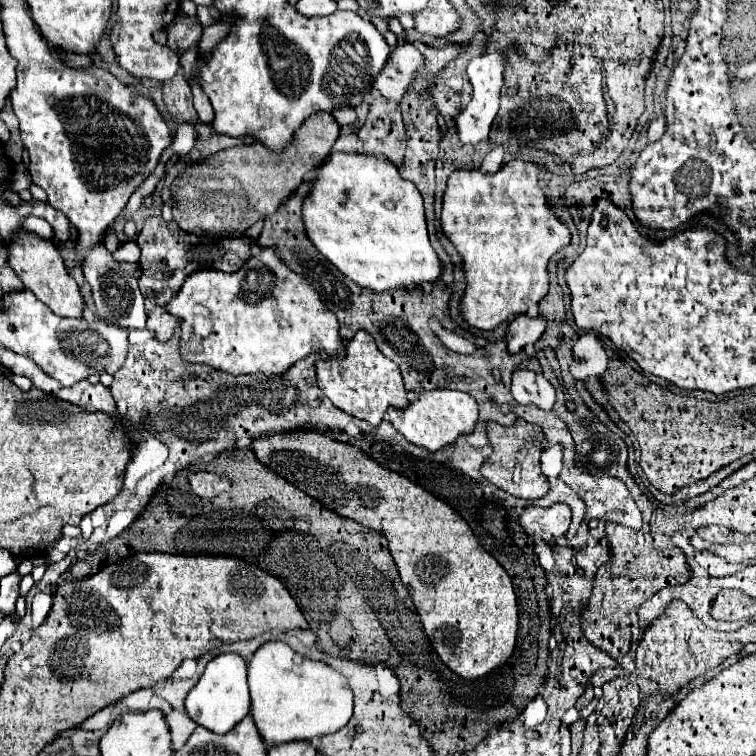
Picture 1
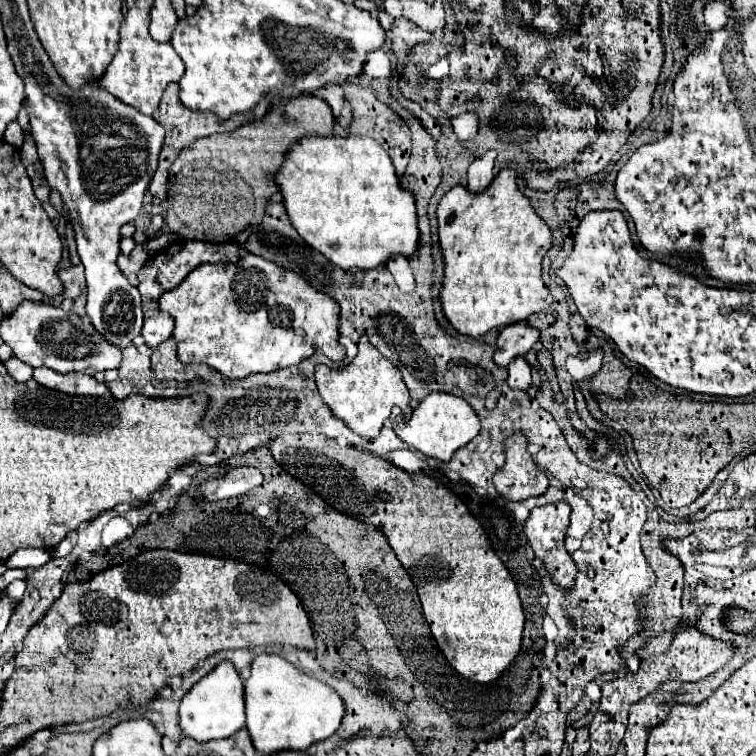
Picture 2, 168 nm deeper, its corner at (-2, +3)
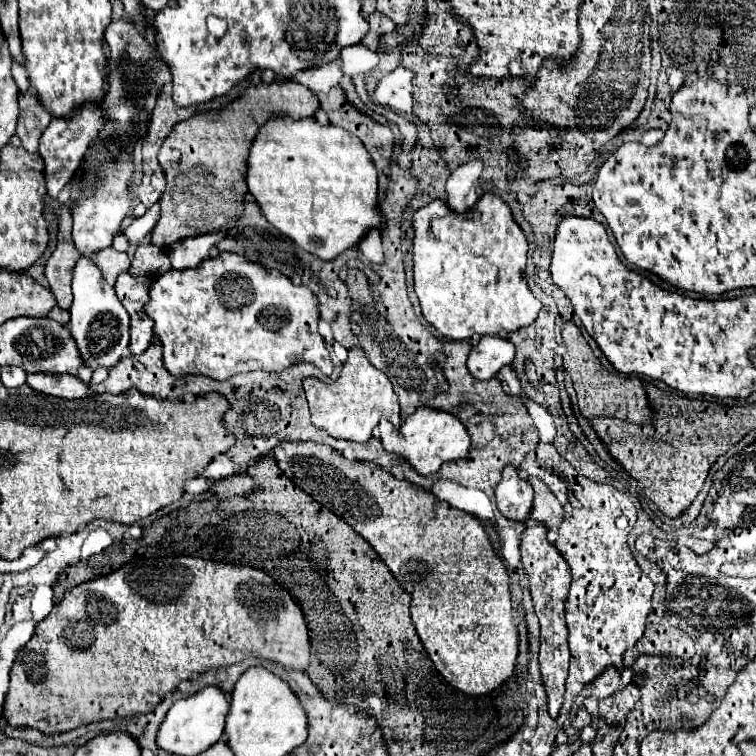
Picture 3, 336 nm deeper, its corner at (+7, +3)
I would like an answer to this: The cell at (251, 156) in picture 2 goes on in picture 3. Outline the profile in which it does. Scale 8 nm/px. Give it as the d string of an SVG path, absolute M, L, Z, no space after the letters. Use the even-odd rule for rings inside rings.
M287 79L277 85L251 87L243 97L233 101L223 111L201 117L191 117L173 127L173 133L165 139L159 151L159 165L165 173L167 187L159 199L161 215L153 227L151 241L157 247L171 245L185 237L217 233L235 227L245 209L247 191L247 157L261 129L271 117L307 119L315 117L319 99L307 87L295 79Z

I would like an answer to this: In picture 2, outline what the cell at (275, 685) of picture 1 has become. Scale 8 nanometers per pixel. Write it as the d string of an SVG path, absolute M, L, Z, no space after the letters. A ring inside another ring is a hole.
M262 653L252 661L250 677L244 683L244 701L246 729L260 755L306 751L310 745L330 737L344 717L344 703L332 687L308 677L284 657L268 653Z

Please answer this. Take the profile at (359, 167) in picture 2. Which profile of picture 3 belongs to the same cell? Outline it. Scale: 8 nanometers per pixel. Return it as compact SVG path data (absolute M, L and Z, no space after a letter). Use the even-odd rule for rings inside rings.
M269 119L257 133L249 153L247 185L267 221L291 237L301 249L323 261L333 261L343 251L353 249L371 229L383 231L387 225L387 217L377 203L377 169L361 139L335 125L323 127L315 119Z

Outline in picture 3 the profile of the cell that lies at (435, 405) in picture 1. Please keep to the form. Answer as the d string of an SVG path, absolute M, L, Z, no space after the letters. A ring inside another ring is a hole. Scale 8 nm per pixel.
M417 407L415 413L411 413L407 419L403 419L399 429L395 429L395 431L385 429L383 433L385 433L383 447L393 455L409 459L411 467L421 475L435 473L443 461L465 457L469 451L469 445L471 445L467 429L455 415L451 415L447 411L429 409L429 407Z

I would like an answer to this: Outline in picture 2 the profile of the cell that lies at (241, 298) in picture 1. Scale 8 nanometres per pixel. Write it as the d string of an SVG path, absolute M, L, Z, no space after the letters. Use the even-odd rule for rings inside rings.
M244 255L238 263L198 265L178 287L162 293L158 307L174 317L172 337L182 363L204 363L228 379L244 379L252 373L270 373L278 367L298 365L312 353L324 353L336 363L346 357L338 343L338 303L326 293L312 289L298 273L278 267L258 255Z

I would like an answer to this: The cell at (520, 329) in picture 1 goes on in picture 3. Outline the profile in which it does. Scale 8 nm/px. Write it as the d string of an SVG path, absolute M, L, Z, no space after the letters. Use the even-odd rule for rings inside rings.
M485 335L481 341L471 349L467 367L469 373L477 379L491 379L503 365L513 363L515 345L497 335Z

